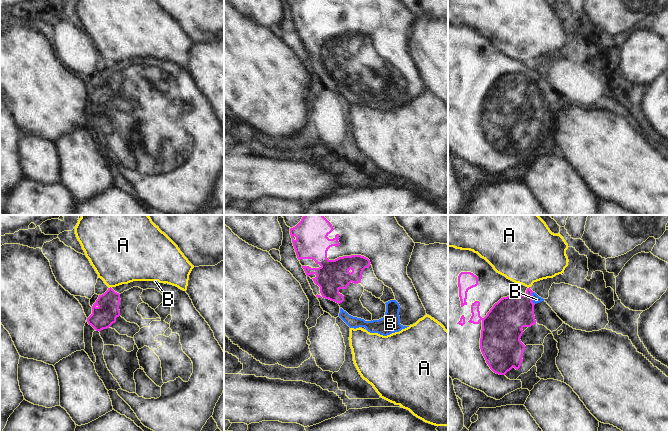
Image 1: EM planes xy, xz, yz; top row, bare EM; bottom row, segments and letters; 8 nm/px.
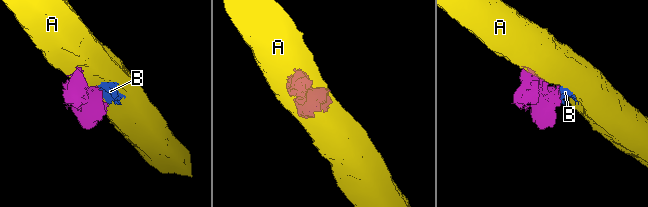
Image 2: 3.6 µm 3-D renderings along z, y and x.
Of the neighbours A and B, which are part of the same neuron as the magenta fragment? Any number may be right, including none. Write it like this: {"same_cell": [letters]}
{"same_cell": []}

